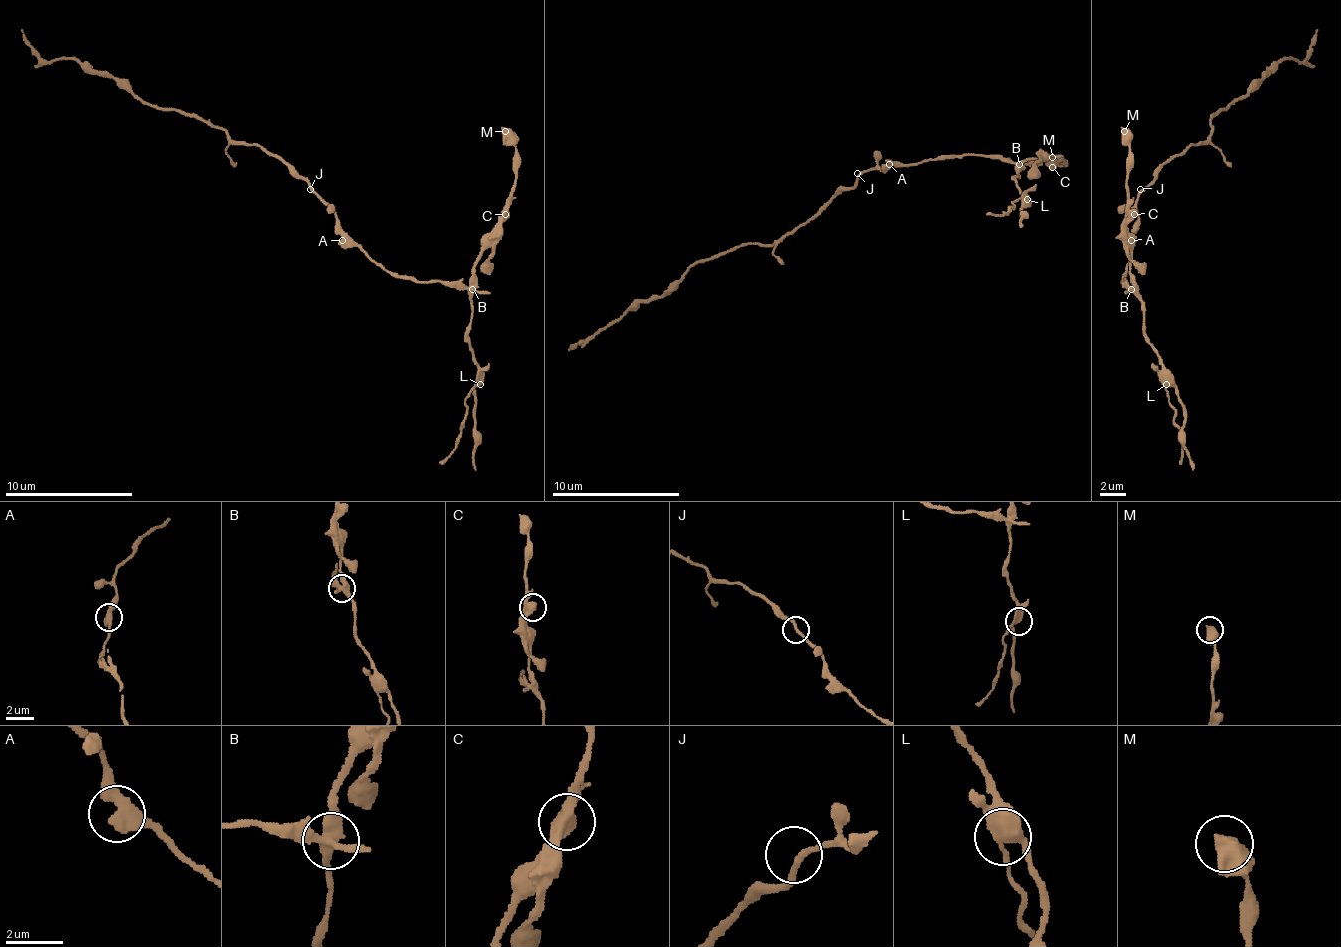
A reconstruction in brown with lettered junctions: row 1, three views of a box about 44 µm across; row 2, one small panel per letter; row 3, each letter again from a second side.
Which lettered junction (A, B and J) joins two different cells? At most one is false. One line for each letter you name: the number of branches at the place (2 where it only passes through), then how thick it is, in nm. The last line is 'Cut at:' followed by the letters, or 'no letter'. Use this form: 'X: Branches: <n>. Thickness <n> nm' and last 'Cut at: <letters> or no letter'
B: Branches: 4. Thickness 380 nm
Cut at: B

